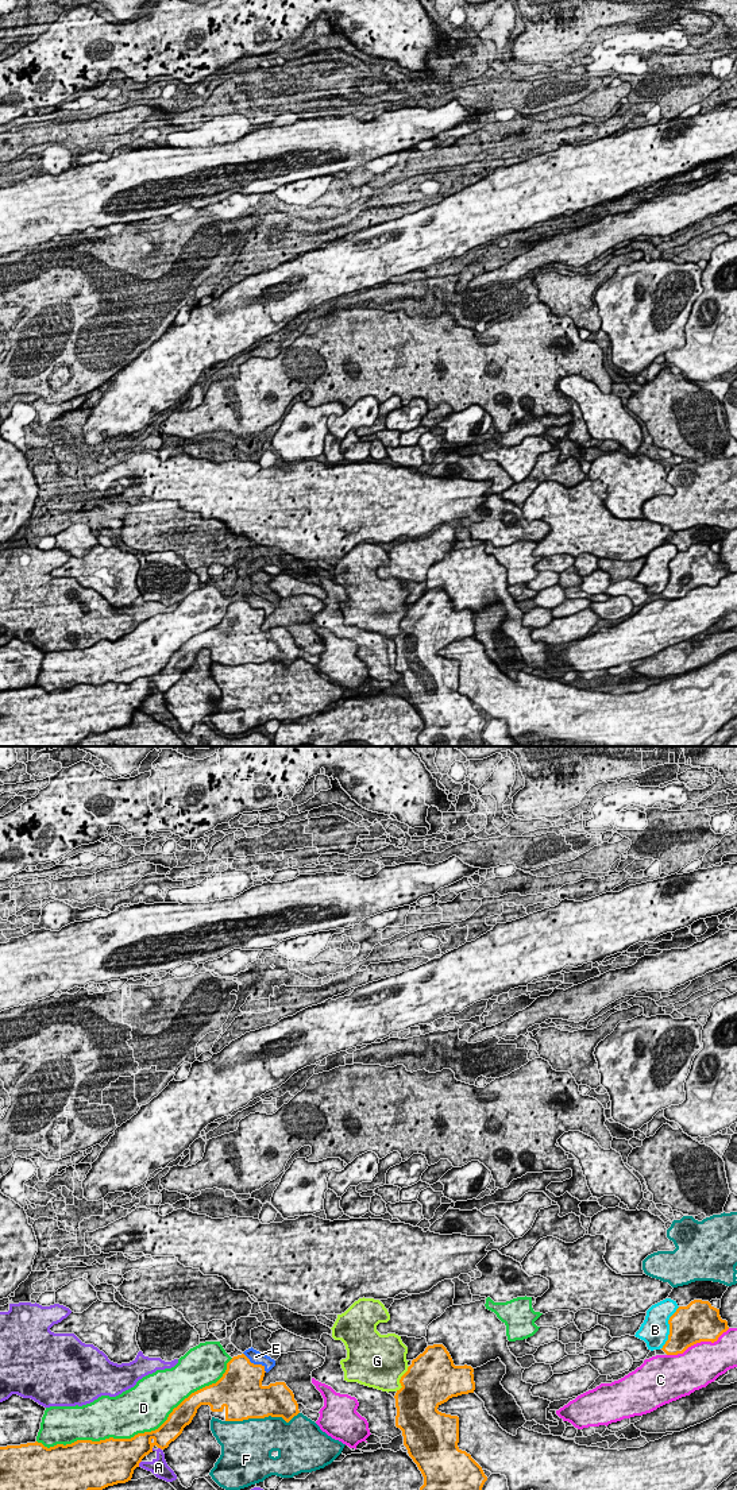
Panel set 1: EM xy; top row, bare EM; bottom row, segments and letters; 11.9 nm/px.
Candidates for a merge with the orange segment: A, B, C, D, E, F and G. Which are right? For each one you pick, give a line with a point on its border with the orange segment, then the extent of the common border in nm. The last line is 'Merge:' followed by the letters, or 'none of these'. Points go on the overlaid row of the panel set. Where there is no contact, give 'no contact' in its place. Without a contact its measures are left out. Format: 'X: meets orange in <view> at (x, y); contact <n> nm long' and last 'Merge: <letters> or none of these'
Merge: none of these

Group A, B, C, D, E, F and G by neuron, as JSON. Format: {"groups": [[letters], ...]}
{"groups": [["A"], ["B"], ["C"], ["D"], ["E"], ["F"], ["G"]]}

